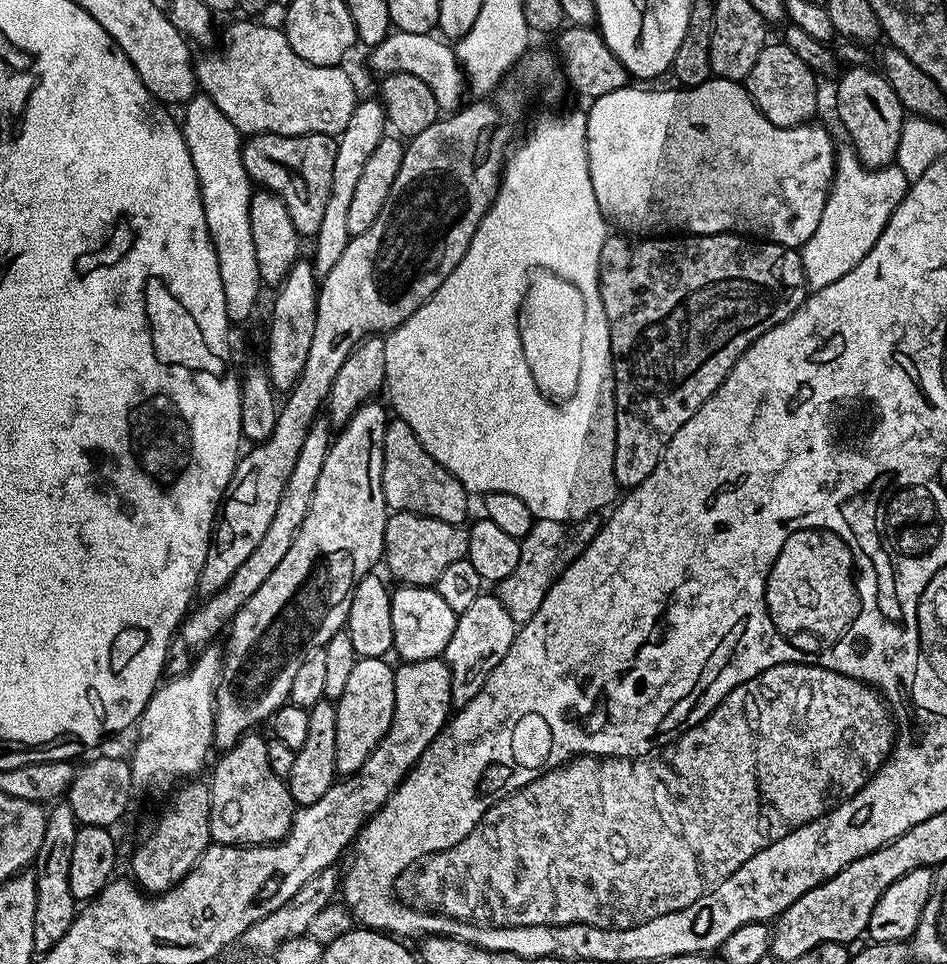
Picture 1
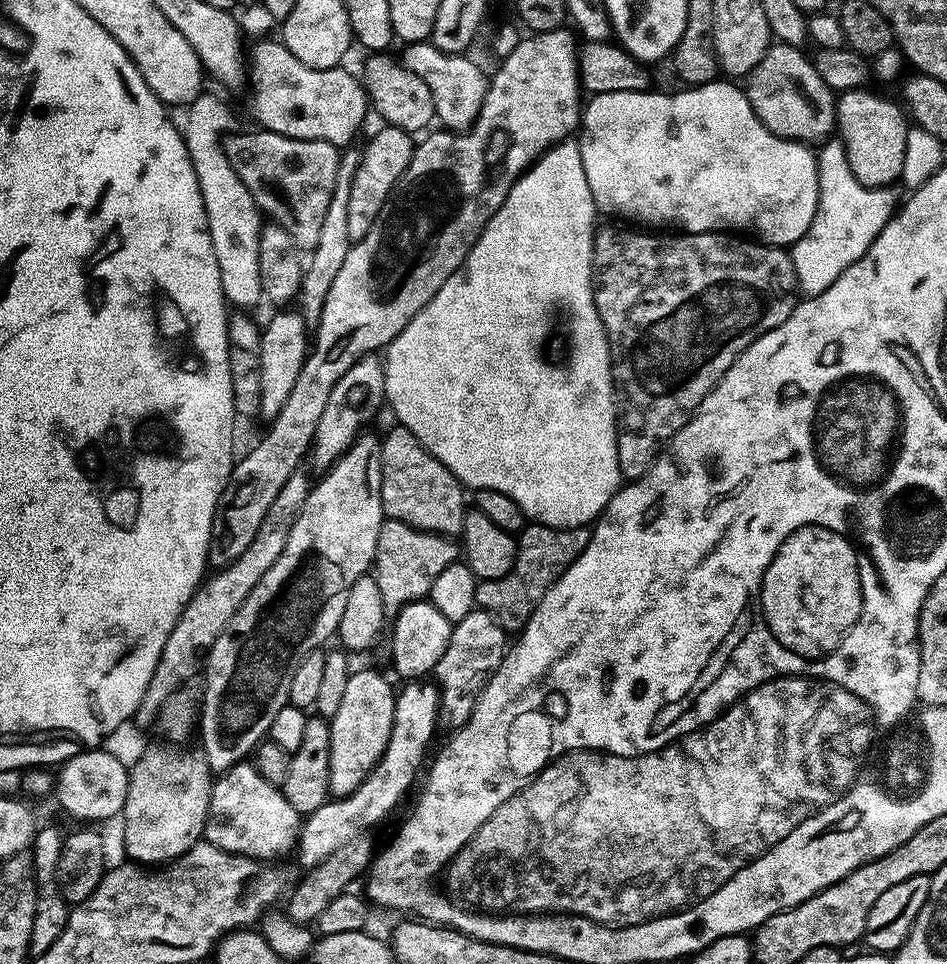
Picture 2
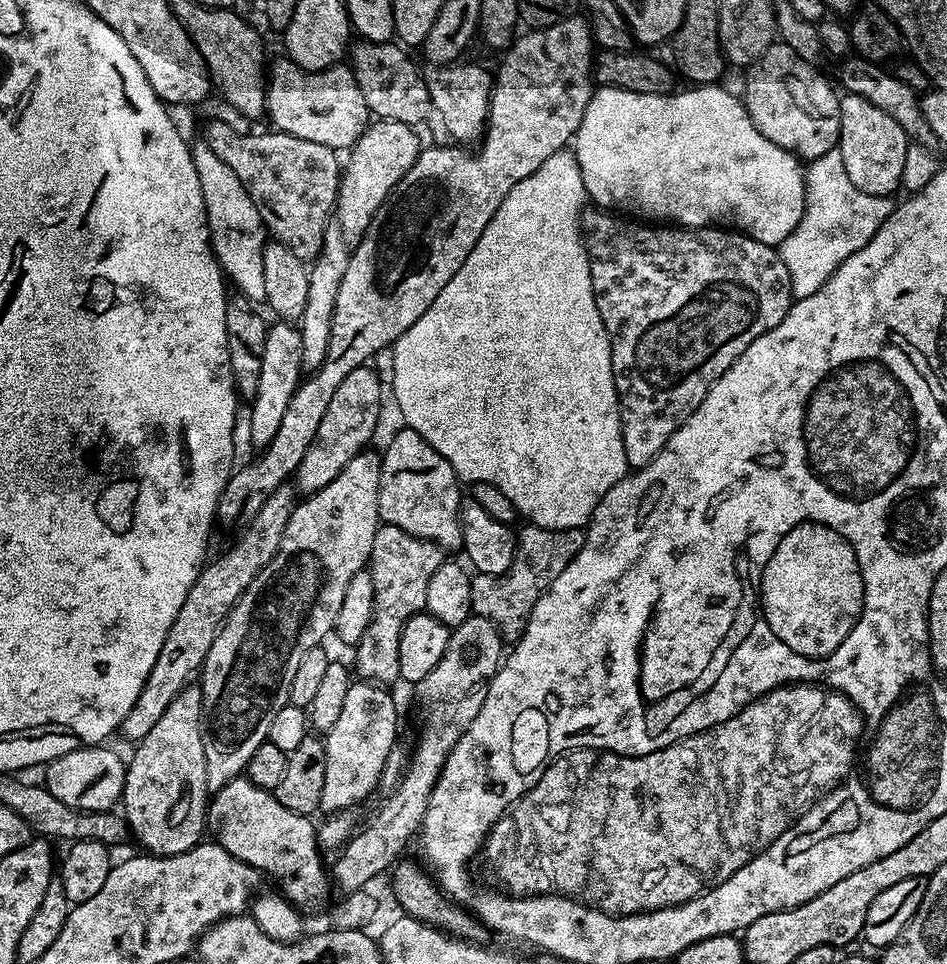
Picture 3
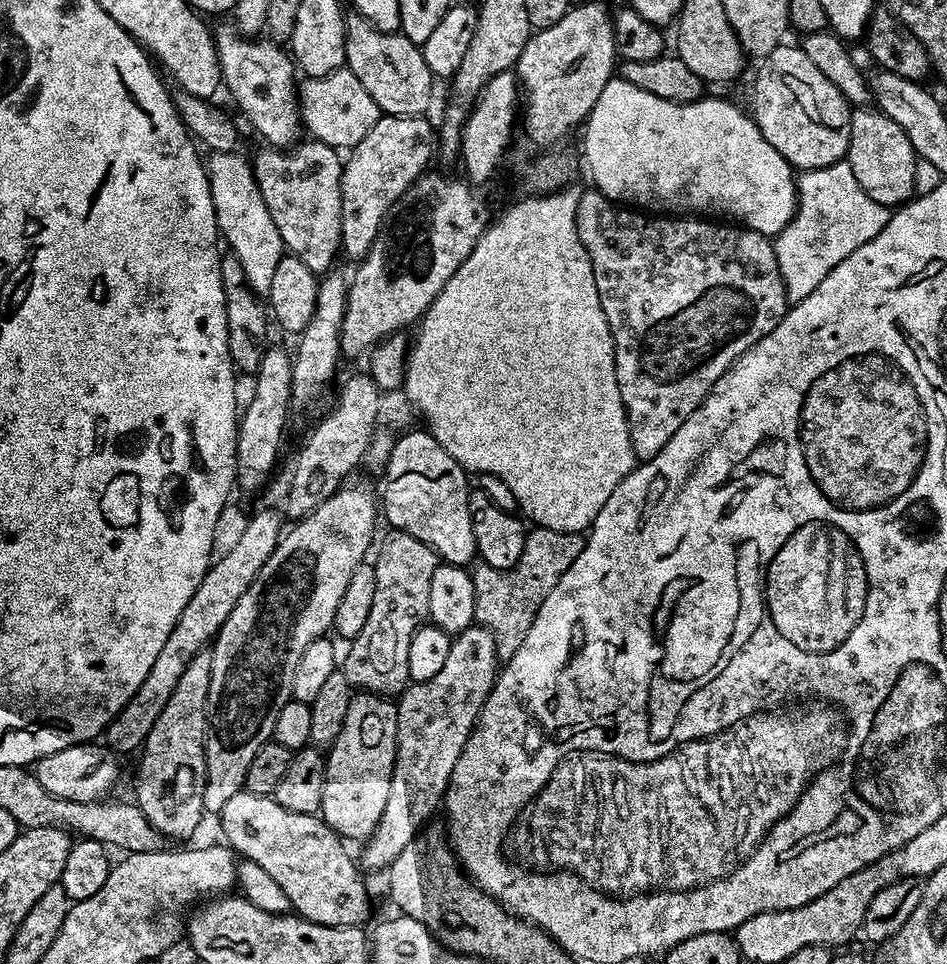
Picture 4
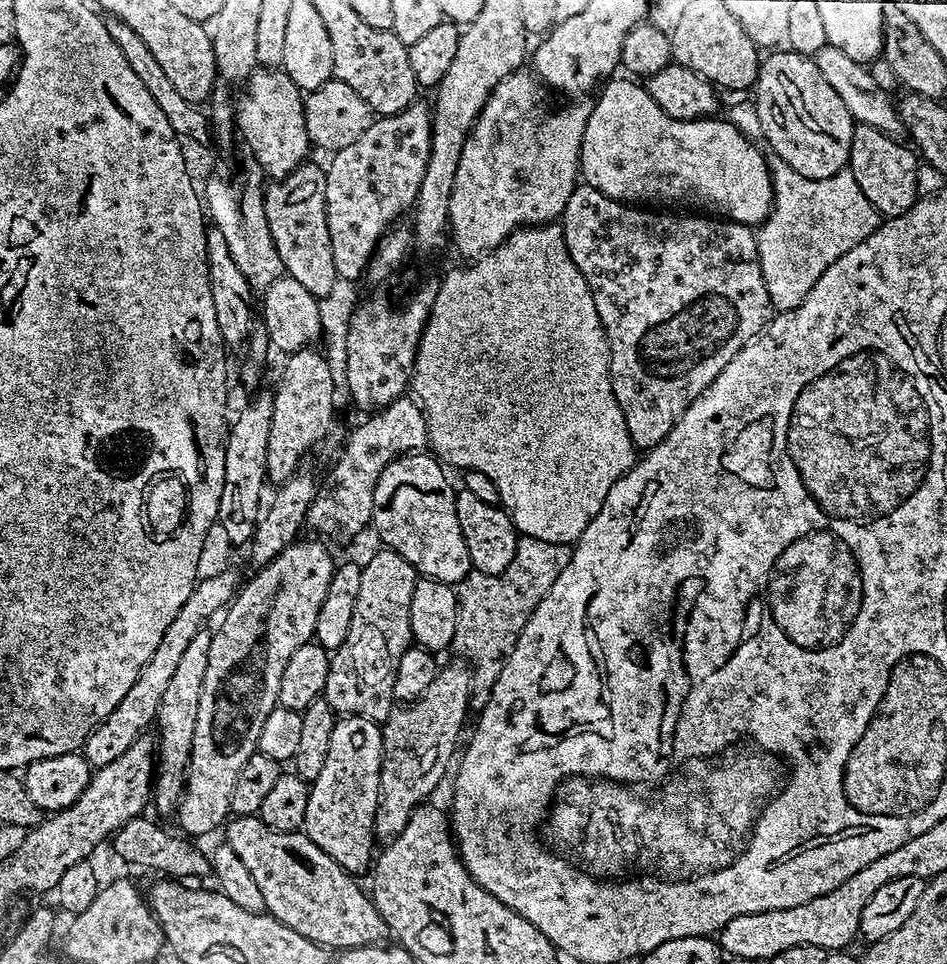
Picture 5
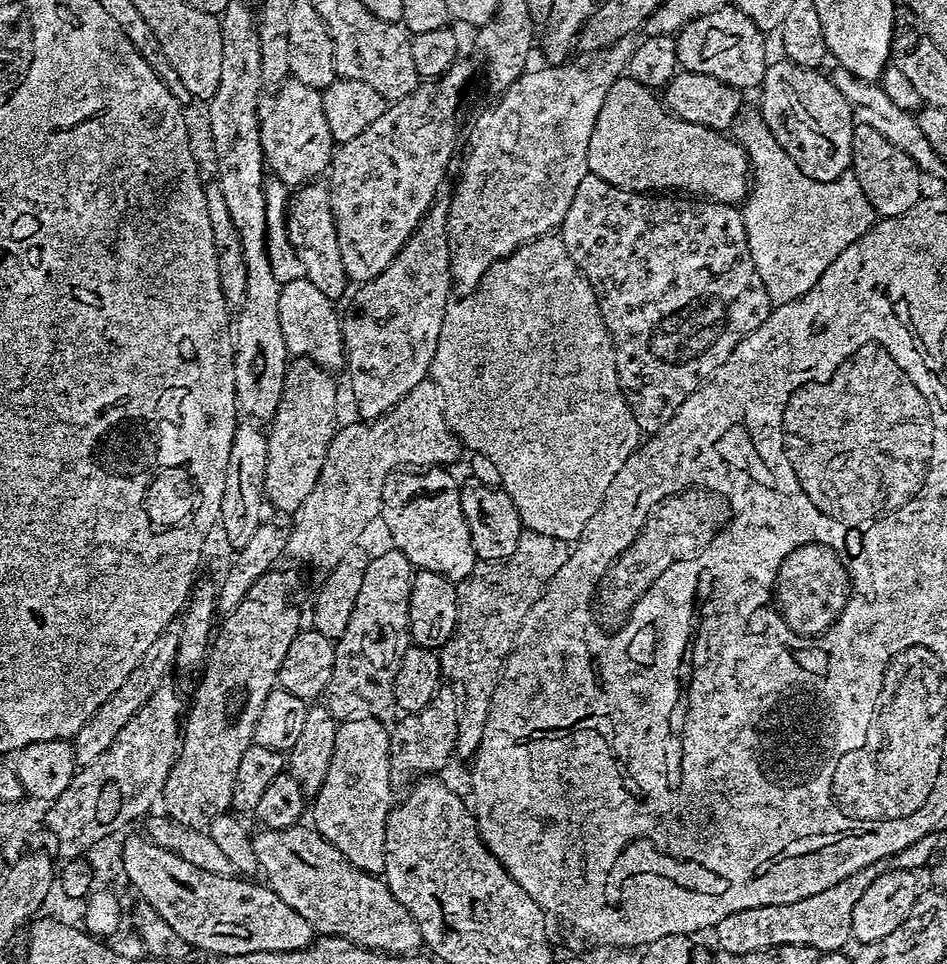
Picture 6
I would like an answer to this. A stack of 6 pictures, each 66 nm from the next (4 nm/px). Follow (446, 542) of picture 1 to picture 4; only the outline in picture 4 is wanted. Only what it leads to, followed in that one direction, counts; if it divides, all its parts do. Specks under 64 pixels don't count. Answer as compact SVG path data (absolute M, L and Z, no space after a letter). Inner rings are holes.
M396 530L391 534L393 536L385 538L384 545L376 556L376 580L371 581L372 601L366 626L362 626L362 630L351 641L352 649L342 656L342 671L353 689L379 694L385 698L395 697L409 683L410 638L421 627L422 622L429 619L428 595L432 577L436 575L438 567L438 557L433 548L405 532Z

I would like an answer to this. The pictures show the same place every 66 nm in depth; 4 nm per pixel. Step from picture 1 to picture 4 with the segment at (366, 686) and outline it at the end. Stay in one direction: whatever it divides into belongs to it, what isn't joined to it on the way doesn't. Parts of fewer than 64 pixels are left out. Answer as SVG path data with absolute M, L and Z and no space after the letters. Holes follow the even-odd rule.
M361 691L353 695L346 710L346 722L326 752L326 778L322 786L322 802L319 815L337 836L348 840L367 841L386 810L386 798L390 798L390 782L396 761L396 704L379 694Z

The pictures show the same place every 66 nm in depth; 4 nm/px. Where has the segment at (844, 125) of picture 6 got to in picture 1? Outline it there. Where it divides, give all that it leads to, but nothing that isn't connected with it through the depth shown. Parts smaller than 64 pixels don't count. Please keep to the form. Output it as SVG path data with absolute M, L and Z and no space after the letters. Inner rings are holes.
M783 42L765 43L764 49L758 54L758 62L754 62L754 66L750 70L746 87L748 97L756 103L756 108L770 122L774 122L774 126L779 128L793 128L799 124L807 124L813 119L812 116L816 112L816 80L817 73L806 66L806 62L802 62L802 58L798 58L798 54L794 50L790 50Z

